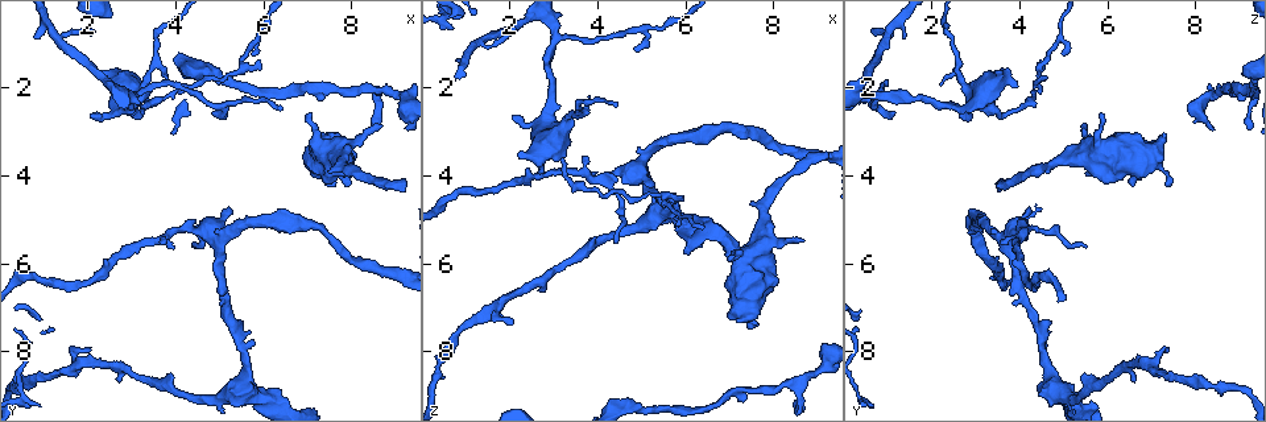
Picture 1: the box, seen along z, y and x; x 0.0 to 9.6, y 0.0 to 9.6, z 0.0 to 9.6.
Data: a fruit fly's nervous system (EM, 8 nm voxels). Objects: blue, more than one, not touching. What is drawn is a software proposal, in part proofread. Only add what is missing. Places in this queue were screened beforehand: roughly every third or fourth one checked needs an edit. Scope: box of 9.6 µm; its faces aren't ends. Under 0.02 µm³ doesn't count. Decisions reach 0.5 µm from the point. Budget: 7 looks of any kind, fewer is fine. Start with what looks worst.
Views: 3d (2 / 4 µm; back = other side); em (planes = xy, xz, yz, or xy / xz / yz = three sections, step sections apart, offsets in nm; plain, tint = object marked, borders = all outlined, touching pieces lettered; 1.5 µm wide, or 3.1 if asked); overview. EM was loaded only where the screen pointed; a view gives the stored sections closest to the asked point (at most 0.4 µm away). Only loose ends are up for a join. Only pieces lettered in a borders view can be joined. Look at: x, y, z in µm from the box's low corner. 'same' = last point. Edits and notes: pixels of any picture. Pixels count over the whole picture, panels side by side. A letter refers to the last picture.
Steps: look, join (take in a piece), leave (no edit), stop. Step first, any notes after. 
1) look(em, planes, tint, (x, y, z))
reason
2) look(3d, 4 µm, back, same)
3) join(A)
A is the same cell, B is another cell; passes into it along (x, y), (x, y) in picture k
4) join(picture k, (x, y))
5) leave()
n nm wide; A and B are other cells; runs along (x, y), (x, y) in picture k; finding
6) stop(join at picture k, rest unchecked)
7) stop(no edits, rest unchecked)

look(em, planes, borders, (2.00, 8.00, 7.40))
free end

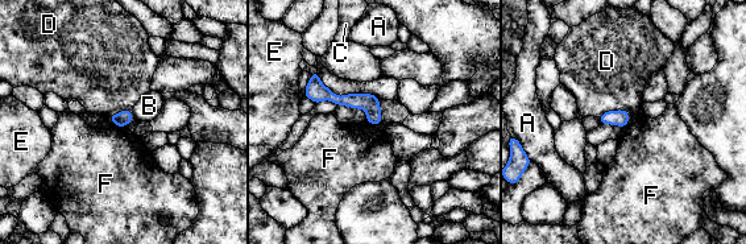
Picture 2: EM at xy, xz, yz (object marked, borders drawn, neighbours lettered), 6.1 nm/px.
leave()
90 nm wide; A, B, C, D, E and F are other cells; border along (367, 122), (381, 124) in picture 2; none of them fits

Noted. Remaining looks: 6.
look(em, planes, borders, (7.10, 2.60, 5.90))
free end

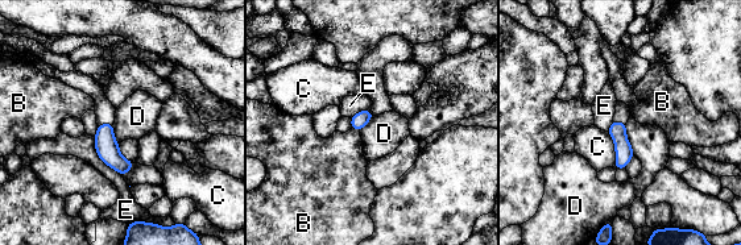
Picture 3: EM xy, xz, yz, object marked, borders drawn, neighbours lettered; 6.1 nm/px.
leave()
B, C, D and E are other cells; border along (625, 124), (626, 140), (634, 154) in picture 3; none of them fits

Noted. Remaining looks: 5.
stop(no edits, rest unchecked)

